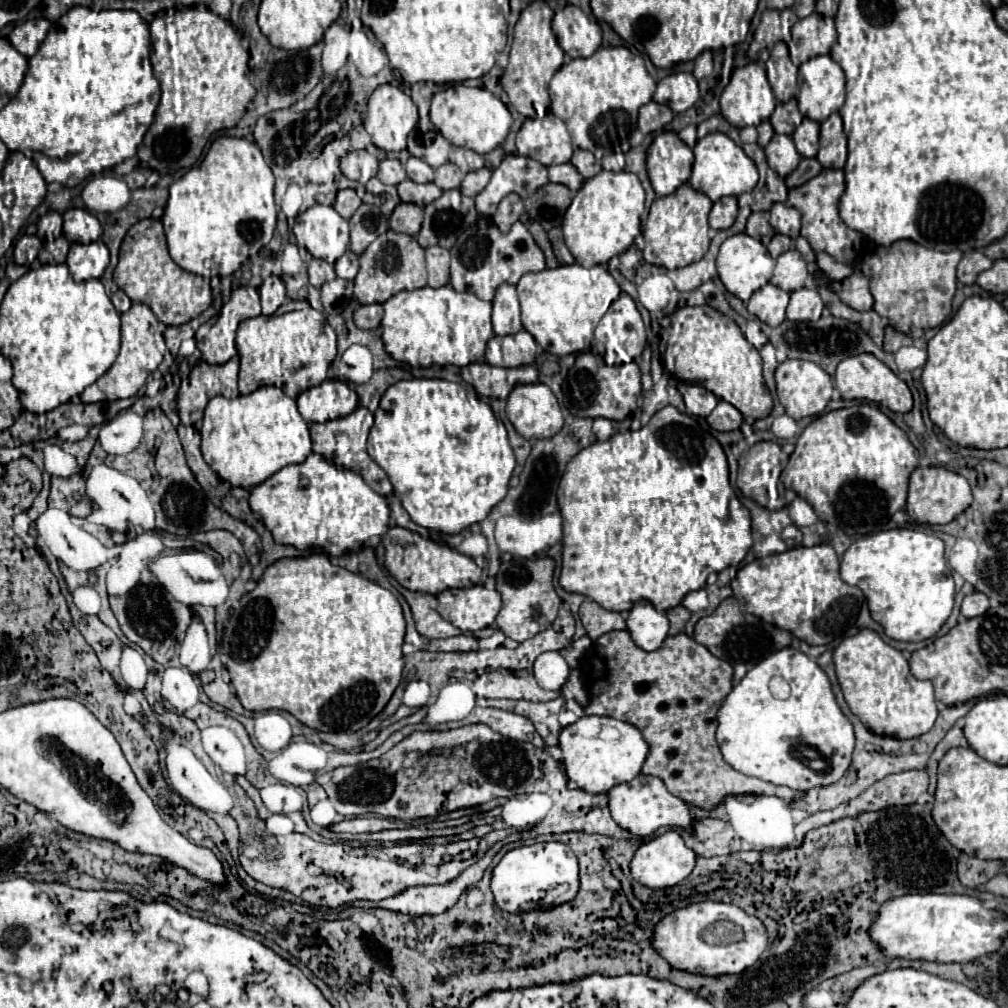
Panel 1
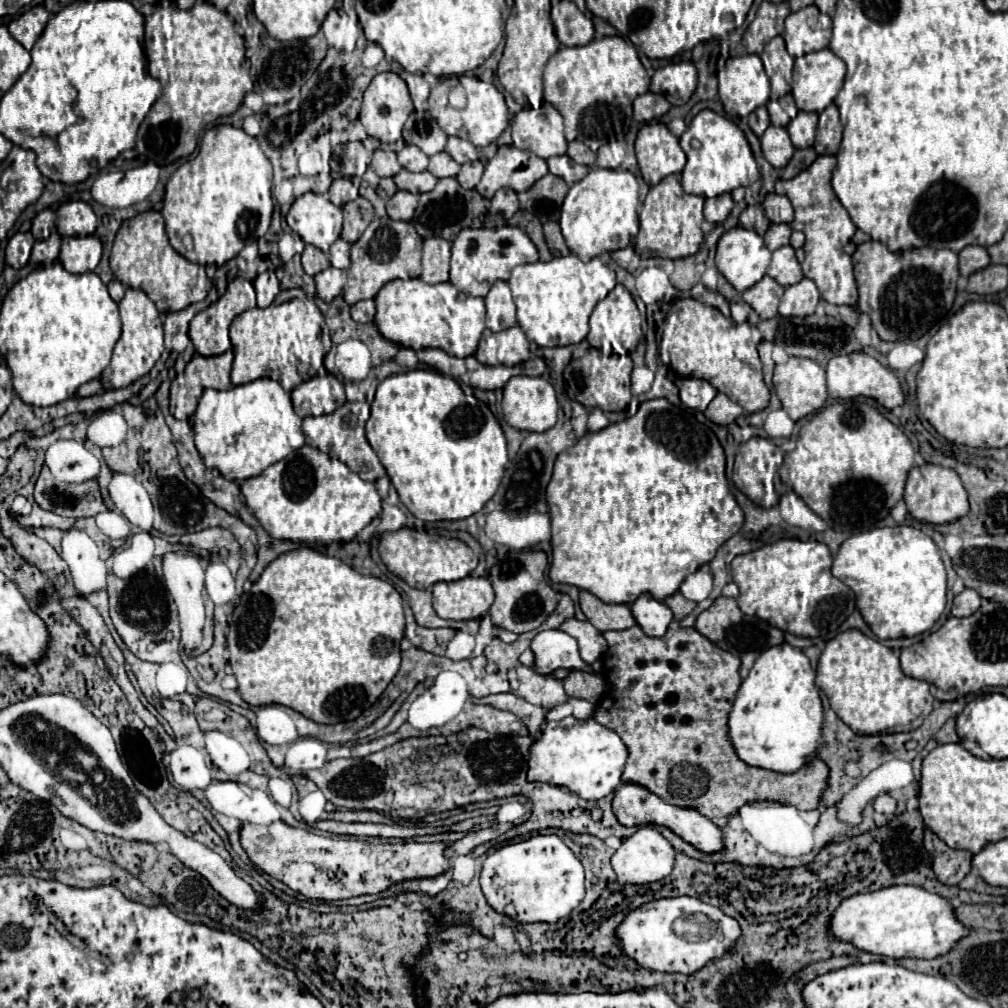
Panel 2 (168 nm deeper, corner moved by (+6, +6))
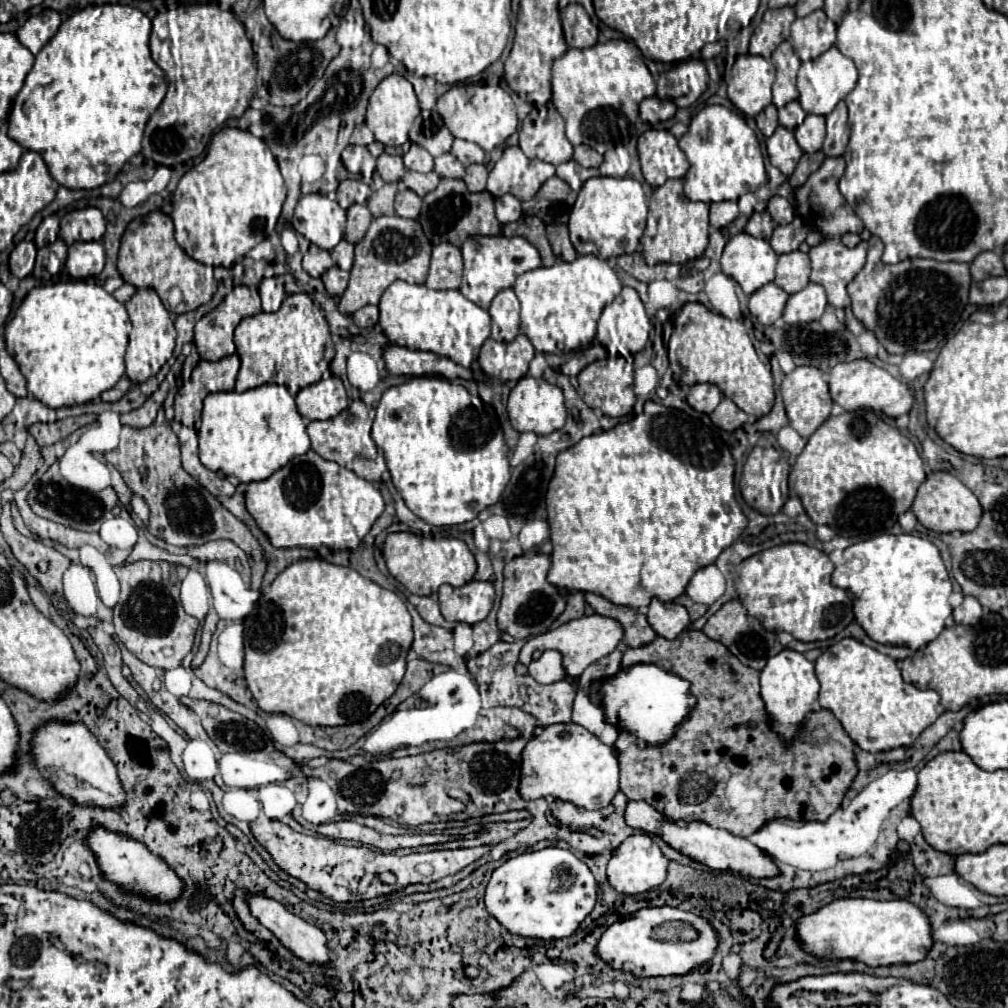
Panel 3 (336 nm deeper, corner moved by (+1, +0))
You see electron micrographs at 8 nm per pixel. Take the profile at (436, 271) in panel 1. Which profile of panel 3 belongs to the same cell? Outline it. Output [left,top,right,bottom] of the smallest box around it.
[425,242,463,290]

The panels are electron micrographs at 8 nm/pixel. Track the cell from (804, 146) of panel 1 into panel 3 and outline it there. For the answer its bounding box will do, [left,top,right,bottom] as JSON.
[795,114,825,154]

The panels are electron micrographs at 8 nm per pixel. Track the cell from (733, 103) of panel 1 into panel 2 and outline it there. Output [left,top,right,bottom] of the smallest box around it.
[718,54,770,118]

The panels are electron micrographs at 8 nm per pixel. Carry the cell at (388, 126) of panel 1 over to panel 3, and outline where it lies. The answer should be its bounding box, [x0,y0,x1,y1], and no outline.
[365,74,419,146]

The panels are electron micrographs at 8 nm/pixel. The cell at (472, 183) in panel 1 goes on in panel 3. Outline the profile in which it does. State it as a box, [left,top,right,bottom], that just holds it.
[463,164,487,192]

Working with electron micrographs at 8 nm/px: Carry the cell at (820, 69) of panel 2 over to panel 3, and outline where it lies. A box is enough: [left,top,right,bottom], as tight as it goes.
[797,46,857,116]

